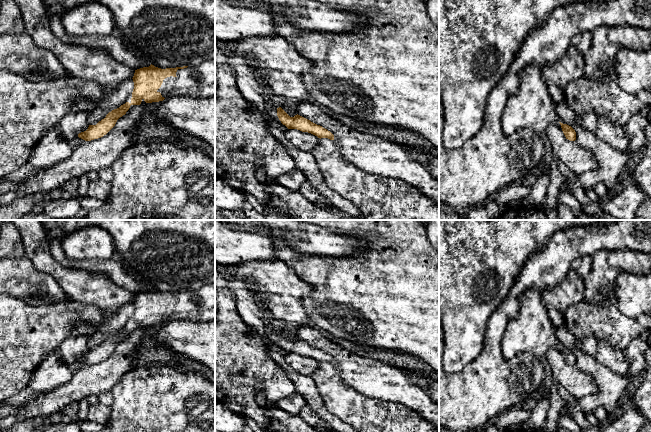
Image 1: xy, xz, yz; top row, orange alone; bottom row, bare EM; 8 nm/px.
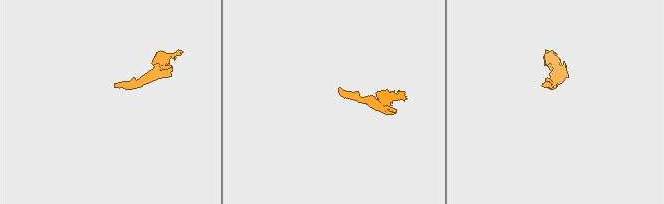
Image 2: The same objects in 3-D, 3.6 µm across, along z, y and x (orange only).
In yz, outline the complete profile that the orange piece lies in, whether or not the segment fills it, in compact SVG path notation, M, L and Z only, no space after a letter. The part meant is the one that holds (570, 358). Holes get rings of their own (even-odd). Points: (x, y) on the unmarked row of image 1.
M559 346L562 352L562 355L566 361L566 363L570 364L570 365L575 365L576 364L576 356L575 354L567 349L567 348L563 348L561 346Z

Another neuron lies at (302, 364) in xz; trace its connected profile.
M287 353L285 355L285 361L296 372L304 376L310 376L310 377L320 364L320 362L311 357L302 356L297 353Z

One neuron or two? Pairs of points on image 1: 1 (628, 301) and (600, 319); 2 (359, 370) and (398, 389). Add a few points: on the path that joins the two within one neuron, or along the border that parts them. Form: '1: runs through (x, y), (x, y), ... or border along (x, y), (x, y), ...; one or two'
1: border along (614, 299), (617, 307), (626, 315), (640, 315); two
2: runs through (369, 377), (388, 383); one

